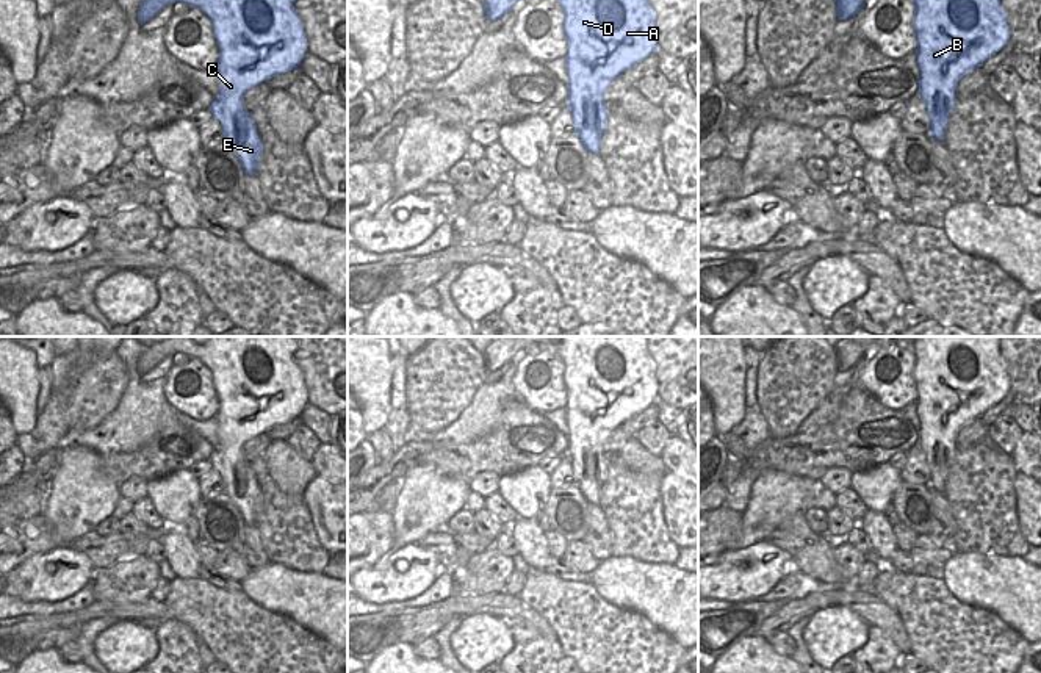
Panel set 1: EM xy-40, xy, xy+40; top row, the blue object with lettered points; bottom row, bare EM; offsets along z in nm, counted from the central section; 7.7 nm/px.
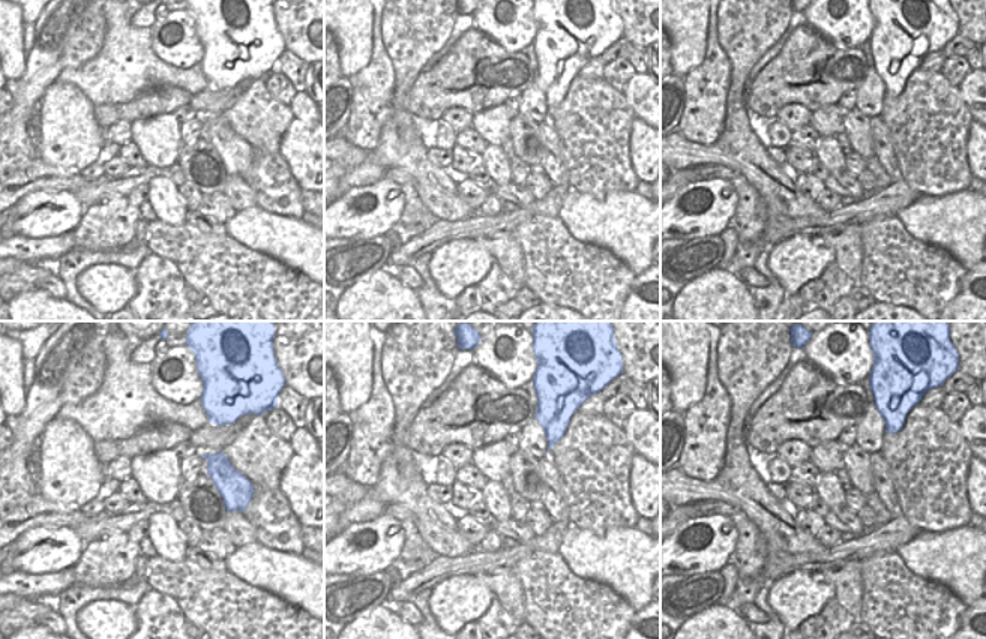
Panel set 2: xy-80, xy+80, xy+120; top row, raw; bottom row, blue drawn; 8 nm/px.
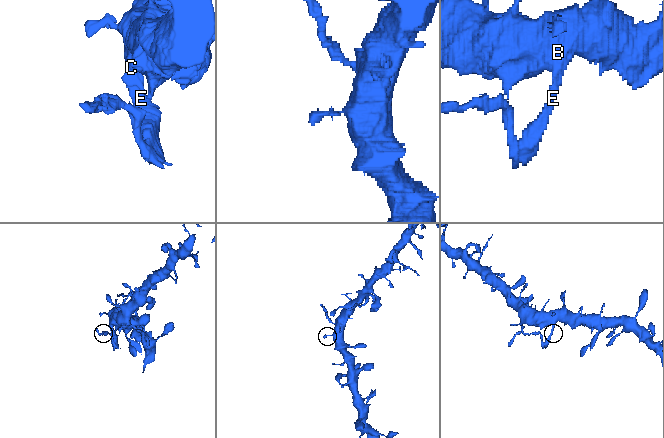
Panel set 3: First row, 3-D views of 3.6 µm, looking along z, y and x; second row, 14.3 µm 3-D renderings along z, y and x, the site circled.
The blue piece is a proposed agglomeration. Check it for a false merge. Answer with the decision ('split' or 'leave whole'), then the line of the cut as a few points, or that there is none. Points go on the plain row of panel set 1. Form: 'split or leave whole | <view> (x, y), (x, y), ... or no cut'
split | xy (606, 456), (603, 462), (587, 464), (579, 473), (573, 473)

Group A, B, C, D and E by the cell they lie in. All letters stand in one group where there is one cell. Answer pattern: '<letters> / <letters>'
A B C D / E

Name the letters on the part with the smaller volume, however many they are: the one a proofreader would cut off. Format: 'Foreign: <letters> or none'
Foreign: E

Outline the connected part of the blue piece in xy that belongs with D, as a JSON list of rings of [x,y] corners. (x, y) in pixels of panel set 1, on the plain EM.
[[[562,336],[557,352],[568,391],[565,455],[573,474],[582,474],[584,466],[606,462],[603,446],[617,427],[657,401],[656,365],[647,349],[647,336]]]

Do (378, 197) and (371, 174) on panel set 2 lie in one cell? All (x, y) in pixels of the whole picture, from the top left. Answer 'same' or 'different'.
different

